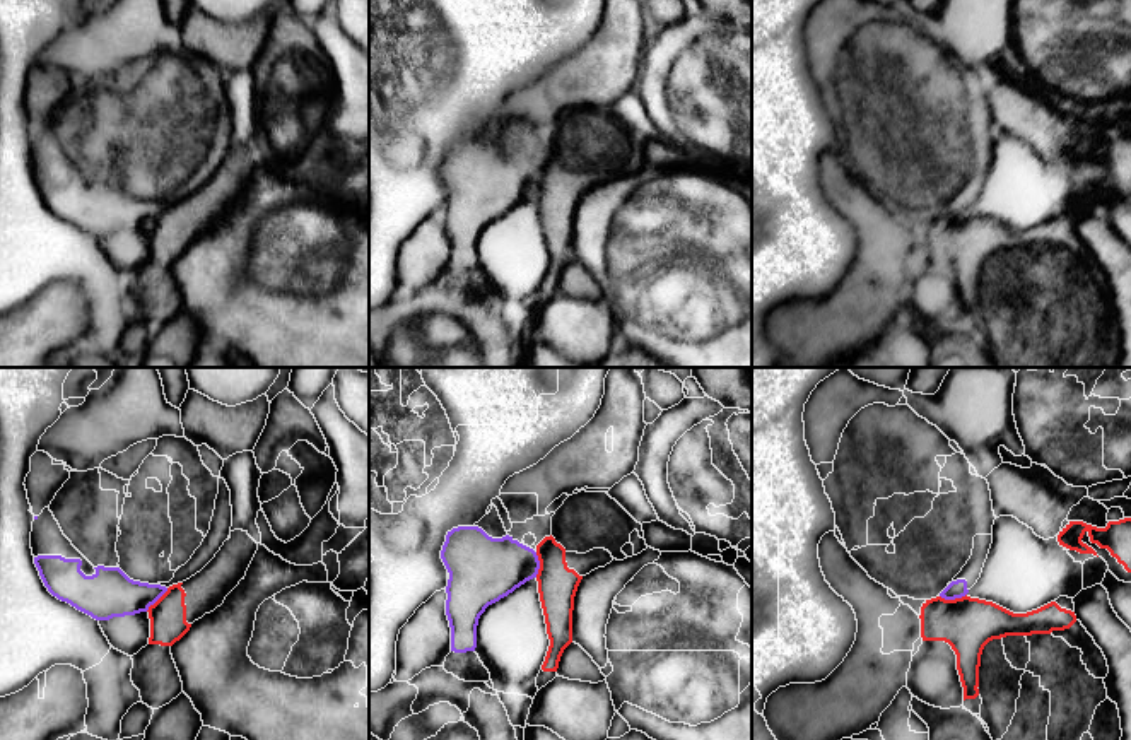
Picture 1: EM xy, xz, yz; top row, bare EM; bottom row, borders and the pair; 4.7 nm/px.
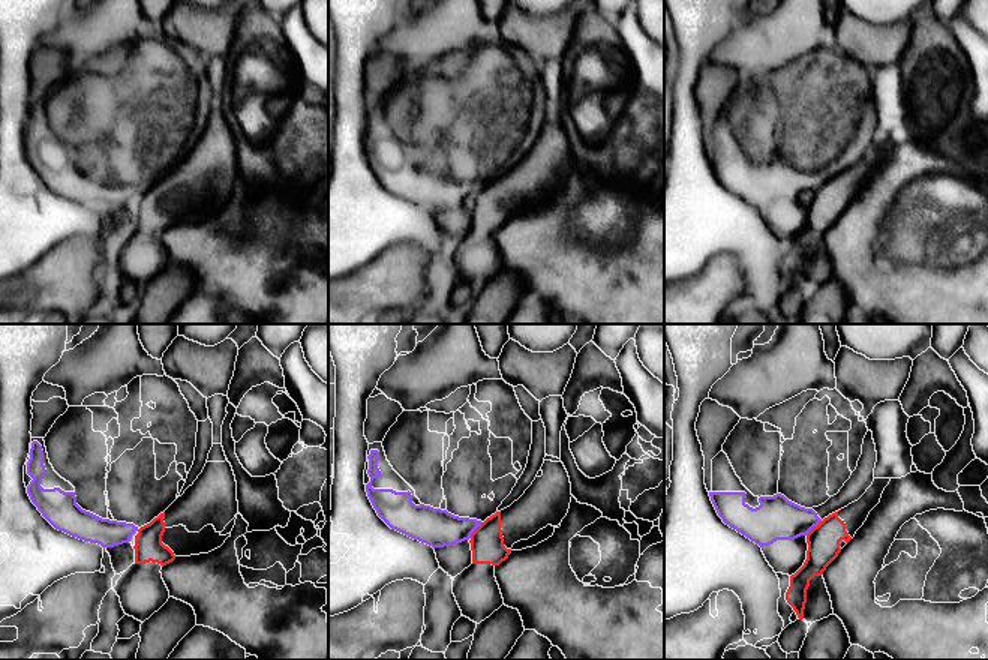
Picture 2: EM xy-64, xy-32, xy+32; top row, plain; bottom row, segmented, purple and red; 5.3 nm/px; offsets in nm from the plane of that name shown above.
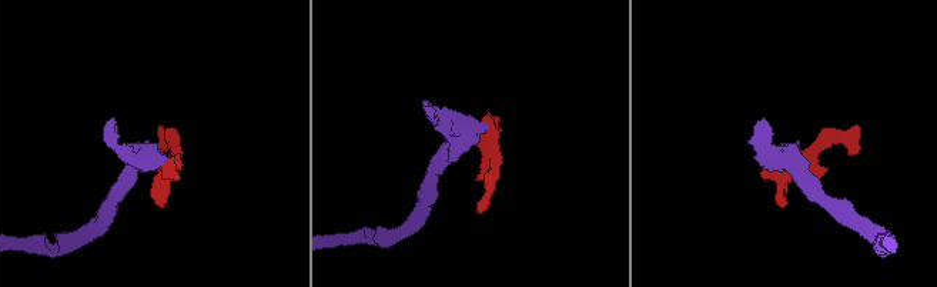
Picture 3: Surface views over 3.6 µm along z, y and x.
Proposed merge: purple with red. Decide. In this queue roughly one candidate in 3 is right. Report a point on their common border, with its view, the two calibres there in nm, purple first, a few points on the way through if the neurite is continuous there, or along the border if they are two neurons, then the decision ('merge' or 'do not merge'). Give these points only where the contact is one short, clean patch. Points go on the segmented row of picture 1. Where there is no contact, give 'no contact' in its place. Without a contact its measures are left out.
contact yz (952, 599); calibres 80 and 260 nm; border yz (966, 593), (955, 599), (940, 597); do not merge

